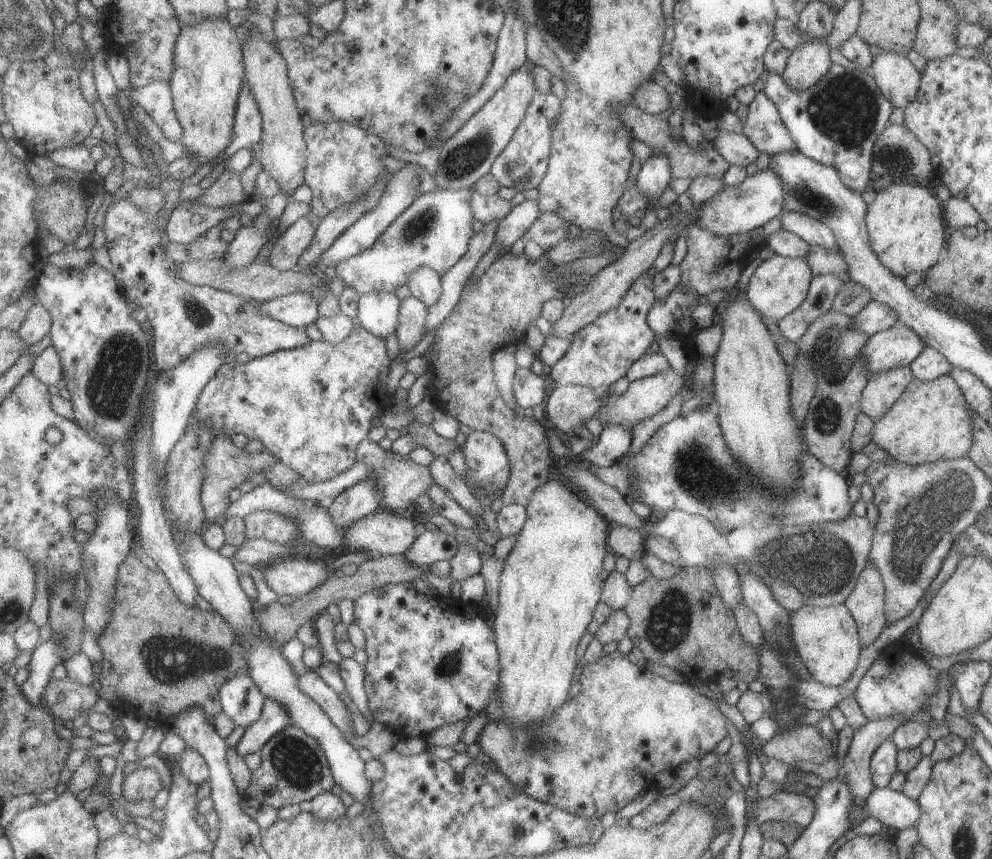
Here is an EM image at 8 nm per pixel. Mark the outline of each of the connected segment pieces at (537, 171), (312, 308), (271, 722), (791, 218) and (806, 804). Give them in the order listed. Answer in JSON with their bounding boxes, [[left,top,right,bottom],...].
[[493,92,564,191],[262,292,322,327],[236,698,294,758],[780,209,839,250],[747,790,816,829]]

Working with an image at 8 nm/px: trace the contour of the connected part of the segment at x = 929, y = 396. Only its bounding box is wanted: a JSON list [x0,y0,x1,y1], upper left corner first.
[873,375,974,466]

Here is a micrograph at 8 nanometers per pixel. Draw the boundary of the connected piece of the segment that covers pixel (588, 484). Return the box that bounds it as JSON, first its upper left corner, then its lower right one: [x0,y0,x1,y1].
[562,462,878,612]

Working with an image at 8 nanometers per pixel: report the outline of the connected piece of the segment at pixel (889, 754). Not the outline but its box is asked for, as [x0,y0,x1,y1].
[870,738,898,787]

